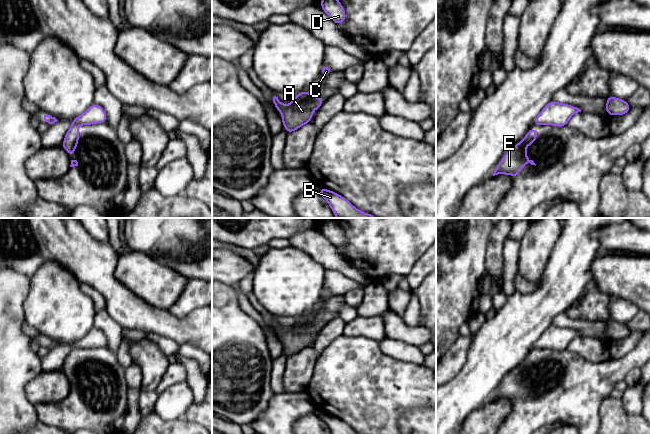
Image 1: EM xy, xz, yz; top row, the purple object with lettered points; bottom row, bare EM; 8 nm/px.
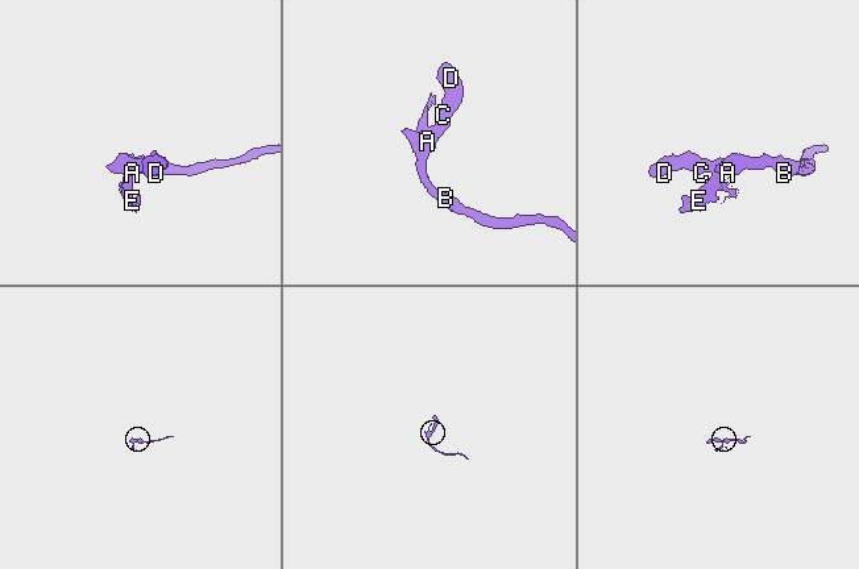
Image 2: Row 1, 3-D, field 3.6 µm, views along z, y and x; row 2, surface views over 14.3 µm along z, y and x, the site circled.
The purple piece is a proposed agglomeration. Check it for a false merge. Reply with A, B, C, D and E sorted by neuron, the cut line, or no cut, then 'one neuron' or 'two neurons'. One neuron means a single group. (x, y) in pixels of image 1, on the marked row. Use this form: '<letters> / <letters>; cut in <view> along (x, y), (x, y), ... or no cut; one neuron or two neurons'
A B C D / E; cut in xy along (72, 122), (77, 124); two neurons

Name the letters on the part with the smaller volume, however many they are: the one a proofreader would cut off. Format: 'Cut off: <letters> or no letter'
Cut off: E

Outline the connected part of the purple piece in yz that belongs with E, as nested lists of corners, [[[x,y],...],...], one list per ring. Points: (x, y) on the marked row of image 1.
[[[530,128],[526,136],[514,145],[498,163],[493,176],[498,174],[511,174],[513,178],[519,176],[520,169],[527,163],[535,165],[533,160],[529,160],[525,148],[537,141],[537,130]]]

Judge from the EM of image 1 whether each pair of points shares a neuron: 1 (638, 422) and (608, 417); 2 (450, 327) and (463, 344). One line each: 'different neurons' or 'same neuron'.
1: same neuron
2: different neurons

